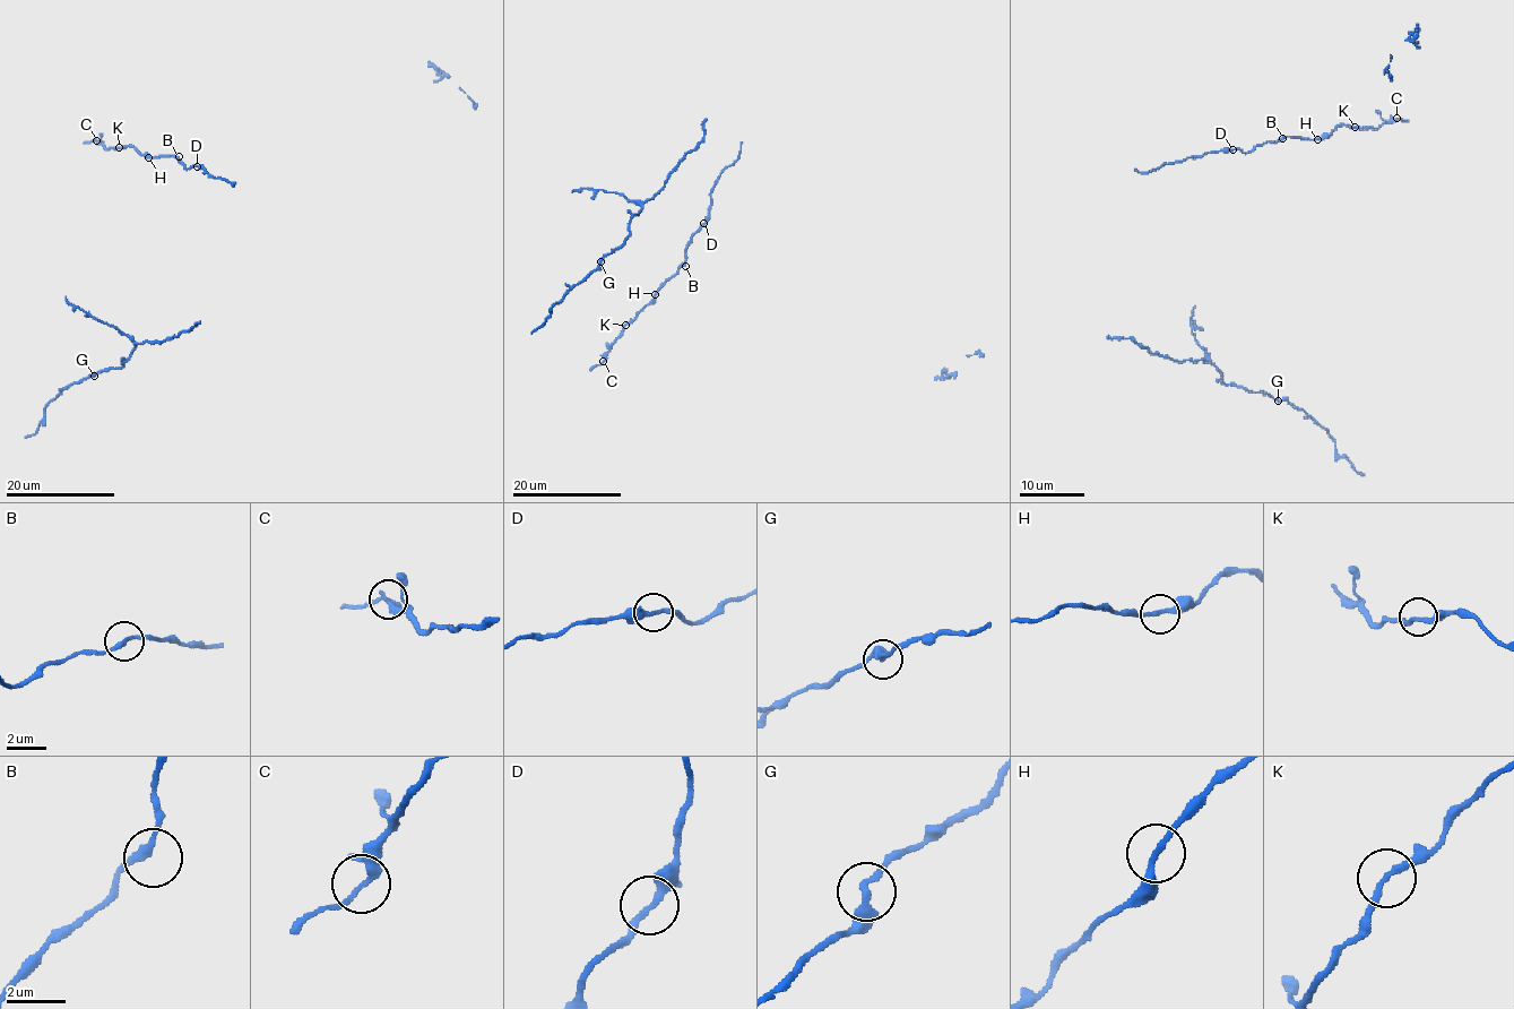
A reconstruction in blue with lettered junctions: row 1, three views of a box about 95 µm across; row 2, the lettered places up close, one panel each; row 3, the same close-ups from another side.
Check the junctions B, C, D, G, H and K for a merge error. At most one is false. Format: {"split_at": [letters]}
{"split_at": []}

